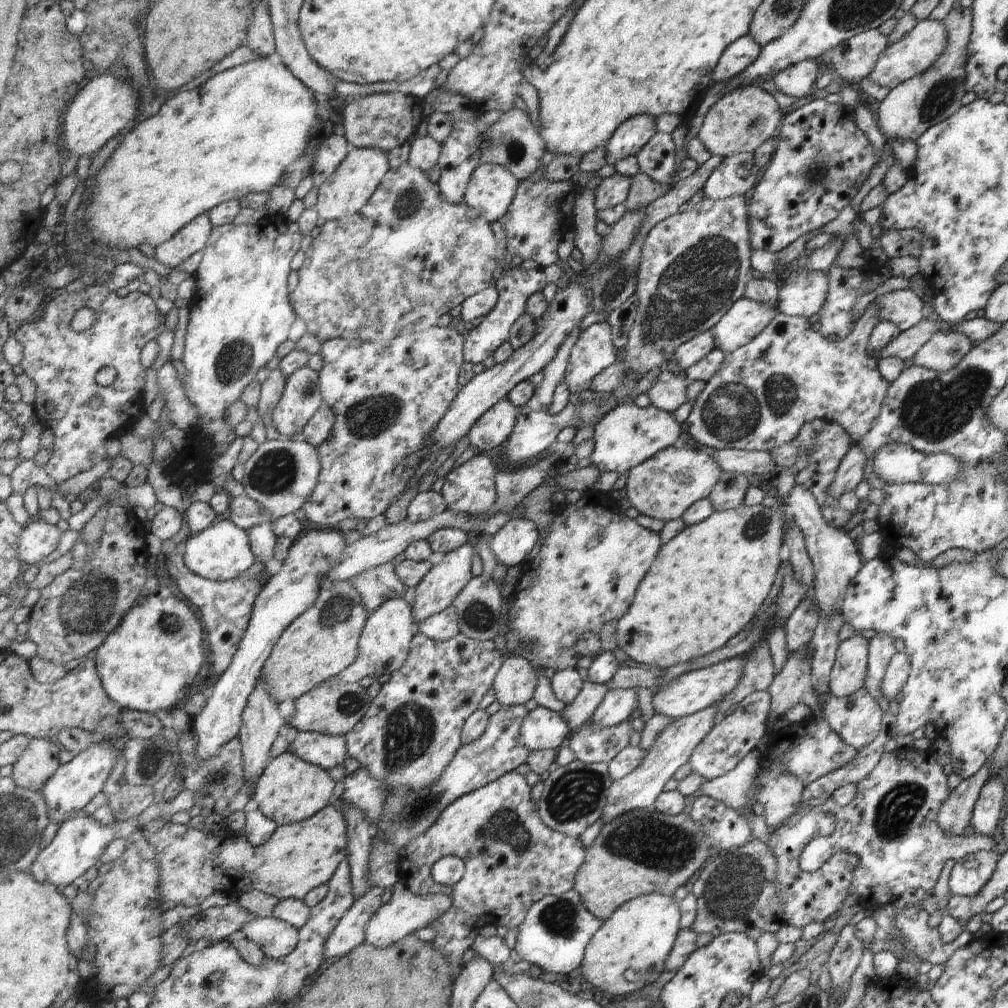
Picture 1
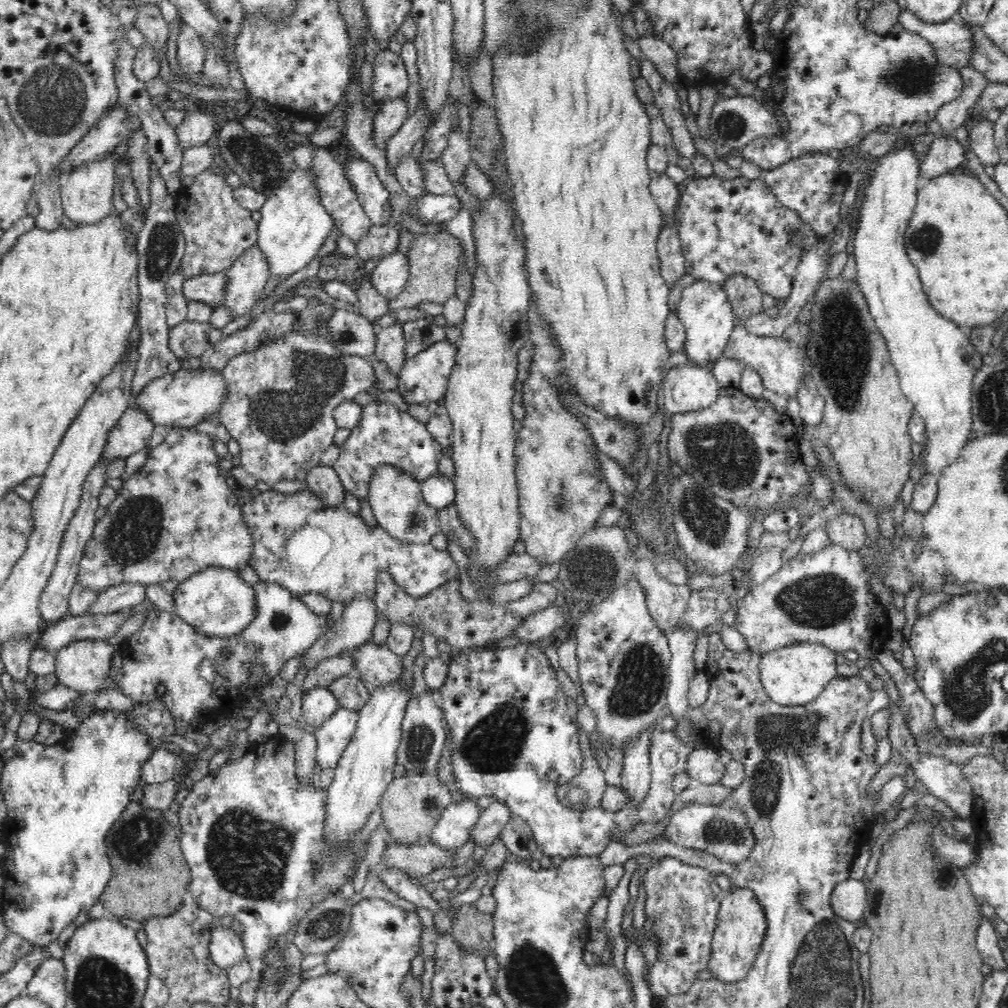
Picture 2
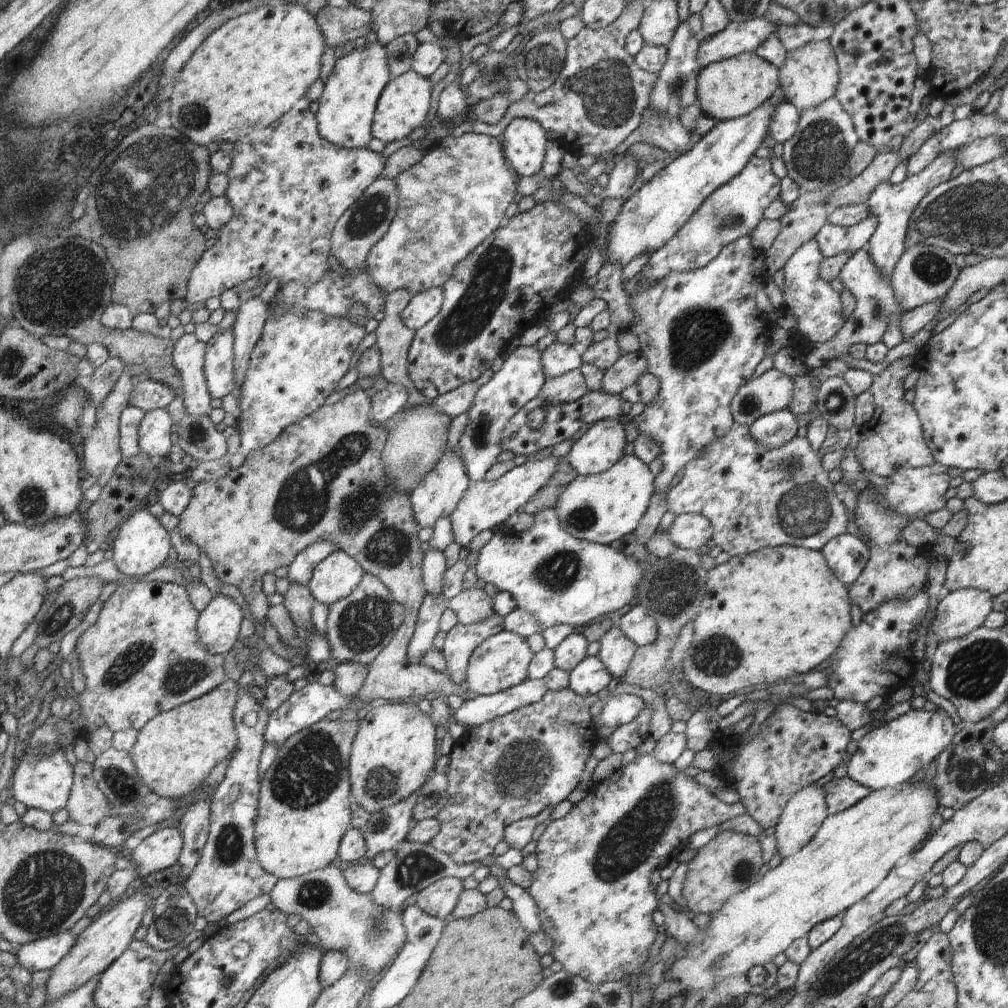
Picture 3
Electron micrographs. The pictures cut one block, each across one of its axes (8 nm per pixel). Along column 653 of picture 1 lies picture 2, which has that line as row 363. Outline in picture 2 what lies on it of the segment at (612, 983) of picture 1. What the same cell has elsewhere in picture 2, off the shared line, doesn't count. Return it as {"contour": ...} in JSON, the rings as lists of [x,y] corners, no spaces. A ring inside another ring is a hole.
{"contour":[[[905,145],[879,159],[879,166],[872,172],[872,180],[867,182],[863,190],[864,200],[853,238],[853,253],[857,266],[857,283],[865,294],[870,314],[873,315],[878,330],[887,342],[902,392],[914,405],[914,411],[922,416],[926,423],[927,438],[923,443],[921,461],[926,472],[938,476],[944,469],[956,464],[961,457],[961,450],[970,442],[968,436],[973,431],[973,380],[982,368],[983,356],[978,353],[973,339],[960,331],[958,323],[944,318],[932,306],[923,289],[919,270],[907,253],[904,241],[917,206],[919,165],[914,152]]]}

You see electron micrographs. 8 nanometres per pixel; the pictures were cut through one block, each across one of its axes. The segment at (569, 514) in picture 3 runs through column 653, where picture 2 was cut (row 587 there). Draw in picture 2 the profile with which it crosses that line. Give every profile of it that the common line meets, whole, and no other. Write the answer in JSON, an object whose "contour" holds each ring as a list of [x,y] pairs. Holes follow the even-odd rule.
{"contour":[[[496,188],[495,197],[481,201],[484,210],[473,214],[471,228],[476,250],[475,273],[472,286],[474,289],[469,305],[465,308],[465,320],[461,330],[456,364],[451,370],[445,395],[443,410],[449,414],[453,422],[453,450],[451,459],[455,464],[454,508],[458,511],[458,520],[466,533],[470,533],[471,554],[468,567],[470,577],[476,590],[480,592],[478,600],[494,605],[494,594],[501,584],[494,580],[498,566],[504,566],[514,554],[514,546],[521,538],[521,514],[519,488],[516,476],[517,436],[512,415],[512,396],[516,380],[518,352],[530,338],[530,327],[527,320],[527,307],[530,304],[530,285],[528,275],[523,269],[524,246],[517,239],[514,229],[513,212],[509,204],[500,197],[500,189]]]}

